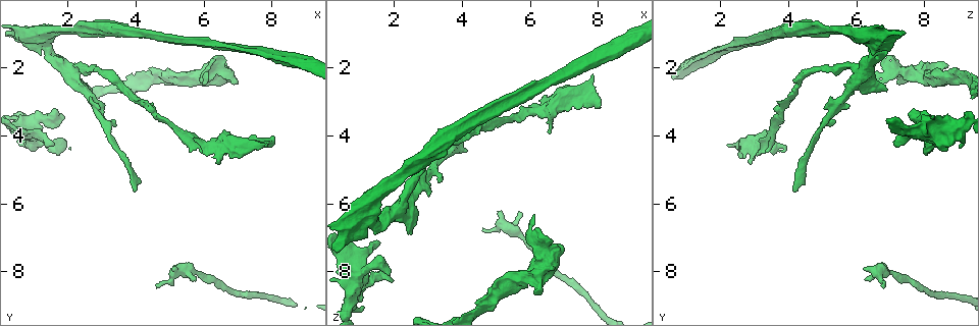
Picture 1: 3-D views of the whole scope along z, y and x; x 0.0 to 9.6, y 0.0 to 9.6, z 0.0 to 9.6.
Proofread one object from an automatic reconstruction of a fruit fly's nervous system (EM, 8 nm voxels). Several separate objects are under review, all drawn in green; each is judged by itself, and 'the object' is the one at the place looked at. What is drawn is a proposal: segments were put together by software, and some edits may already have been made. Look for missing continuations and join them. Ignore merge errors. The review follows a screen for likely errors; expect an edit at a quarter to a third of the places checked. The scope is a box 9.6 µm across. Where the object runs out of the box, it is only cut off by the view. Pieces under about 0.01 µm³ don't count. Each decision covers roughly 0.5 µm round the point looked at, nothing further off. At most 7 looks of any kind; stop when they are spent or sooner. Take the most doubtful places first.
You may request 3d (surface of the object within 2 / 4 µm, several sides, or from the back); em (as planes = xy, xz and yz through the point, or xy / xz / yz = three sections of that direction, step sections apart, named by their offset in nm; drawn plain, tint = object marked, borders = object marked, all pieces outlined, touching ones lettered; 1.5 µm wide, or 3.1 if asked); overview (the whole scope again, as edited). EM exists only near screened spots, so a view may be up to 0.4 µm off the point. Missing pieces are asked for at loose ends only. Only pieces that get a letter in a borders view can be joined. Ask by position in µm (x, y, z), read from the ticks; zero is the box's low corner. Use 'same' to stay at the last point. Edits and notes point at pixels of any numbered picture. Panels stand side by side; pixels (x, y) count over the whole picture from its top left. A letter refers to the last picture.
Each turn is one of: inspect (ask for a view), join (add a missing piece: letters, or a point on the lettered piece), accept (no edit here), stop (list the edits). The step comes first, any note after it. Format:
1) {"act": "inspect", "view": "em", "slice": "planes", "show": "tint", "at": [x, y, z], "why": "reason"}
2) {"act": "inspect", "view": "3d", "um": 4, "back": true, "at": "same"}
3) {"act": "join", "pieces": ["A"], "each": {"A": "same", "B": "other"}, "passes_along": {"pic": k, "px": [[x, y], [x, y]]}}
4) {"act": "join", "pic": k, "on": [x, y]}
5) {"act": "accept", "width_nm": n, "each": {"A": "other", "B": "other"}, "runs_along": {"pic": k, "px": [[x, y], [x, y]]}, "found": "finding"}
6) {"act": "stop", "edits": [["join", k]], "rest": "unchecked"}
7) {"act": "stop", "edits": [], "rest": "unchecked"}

{"act": "inspect", "view": "3d", "um": 2, "at": [4.55, 8.40, 6.80], "why": "tapers out"}

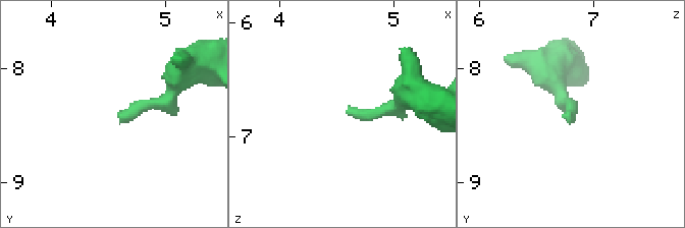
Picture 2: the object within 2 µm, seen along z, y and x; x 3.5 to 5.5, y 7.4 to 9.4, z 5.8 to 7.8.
{"act": "inspect", "view": "em", "slice": "planes", "show": "borders", "at": [4.58, 8.42, 6.76], "why": "now the EM"}

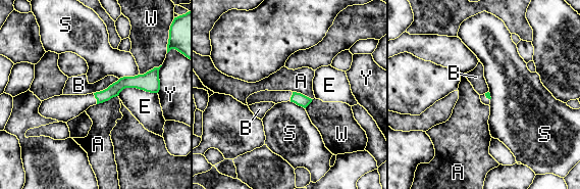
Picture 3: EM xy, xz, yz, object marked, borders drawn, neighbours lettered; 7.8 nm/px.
{"act": "accept", "each": {"A": "other", "B": "other", "E": "other", "S": "other", "W": "other", "Y": "other"}, "runs_along": {"pic": 3, "px": [[154, 85], [124, 82], [97, 95]]}, "found": "no lettered piece goes on from it"}

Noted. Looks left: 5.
{"act": "inspect", "view": "3d", "um": 2, "at": [6.10, 1.90, 8.70], "why": "free end"}

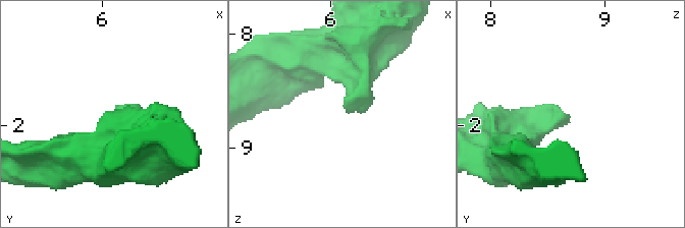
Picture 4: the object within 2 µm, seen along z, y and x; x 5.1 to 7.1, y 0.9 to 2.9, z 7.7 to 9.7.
{"act": "inspect", "view": "em", "slice": "planes", "show": "tint", "at": [6.10, 1.90, 8.66]}

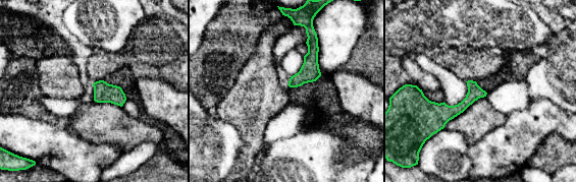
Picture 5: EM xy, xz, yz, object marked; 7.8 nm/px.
{"act": "inspect", "view": "em", "slice": "planes", "show": "borders", "at": "same", "why": "see the neighbours"}

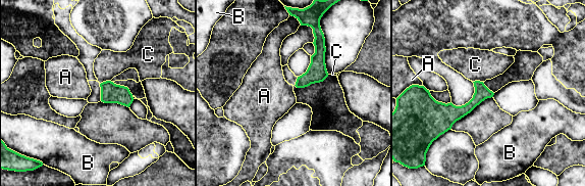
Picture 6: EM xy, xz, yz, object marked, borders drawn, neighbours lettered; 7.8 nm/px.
{"act": "accept", "each": {"A": "other", "B": "other", "C": "other"}, "found": "none of them fits"}

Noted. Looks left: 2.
{"act": "inspect", "view": "em", "slice": "planes", "show": "borders", "at": [1.55, 4.35, 7.20], "why": "branch stops here"}

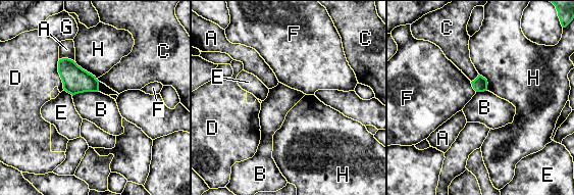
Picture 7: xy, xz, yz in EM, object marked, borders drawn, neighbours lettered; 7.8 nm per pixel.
{"act": "accept", "each": {"A": "other", "B": "other", "C": "other", "D": "other", "E": "other", "F": "other", "G": "other", "H": "other"}, "found": "none of them fits"}

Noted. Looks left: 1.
{"act": "stop", "edits": [], "rest": "unchecked"}

